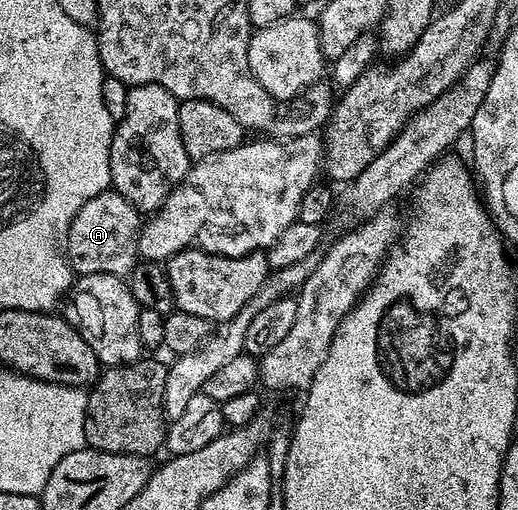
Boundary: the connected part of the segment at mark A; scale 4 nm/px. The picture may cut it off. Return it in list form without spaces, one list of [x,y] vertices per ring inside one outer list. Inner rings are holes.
[[[107,191],[88,199],[72,219],[68,234],[68,260],[75,274],[107,273],[125,278],[130,275],[140,258],[138,234],[140,214],[124,195]]]

